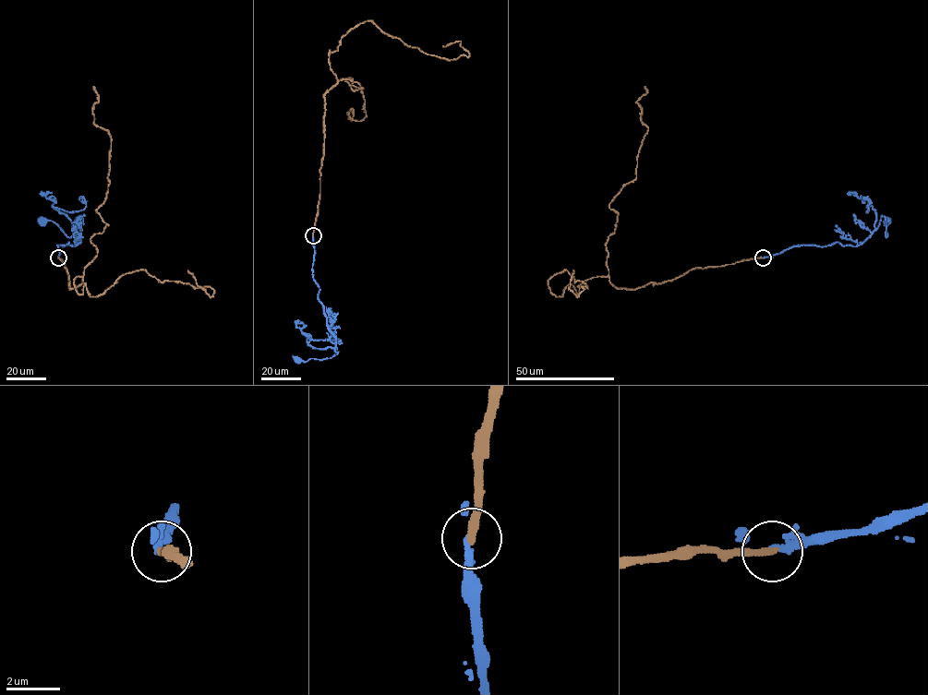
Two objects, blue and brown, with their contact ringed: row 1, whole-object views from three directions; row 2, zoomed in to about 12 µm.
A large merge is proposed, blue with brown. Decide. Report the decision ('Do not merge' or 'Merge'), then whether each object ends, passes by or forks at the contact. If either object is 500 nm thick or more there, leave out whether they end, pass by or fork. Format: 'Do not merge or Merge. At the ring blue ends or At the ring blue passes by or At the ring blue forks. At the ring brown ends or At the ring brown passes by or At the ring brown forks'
Merge. At the ring blue forks. At the ring brown ends

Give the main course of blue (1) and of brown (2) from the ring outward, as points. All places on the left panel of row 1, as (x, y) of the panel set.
1: (57, 257), (58, 245), (73, 246), (79, 241), (82, 218), (76, 219), (69, 237), (51, 221), (42, 221)
2: (58, 257), (70, 289), (82, 276), (78, 294), (85, 283), (102, 295), (145, 269), (212, 296), (187, 270)

